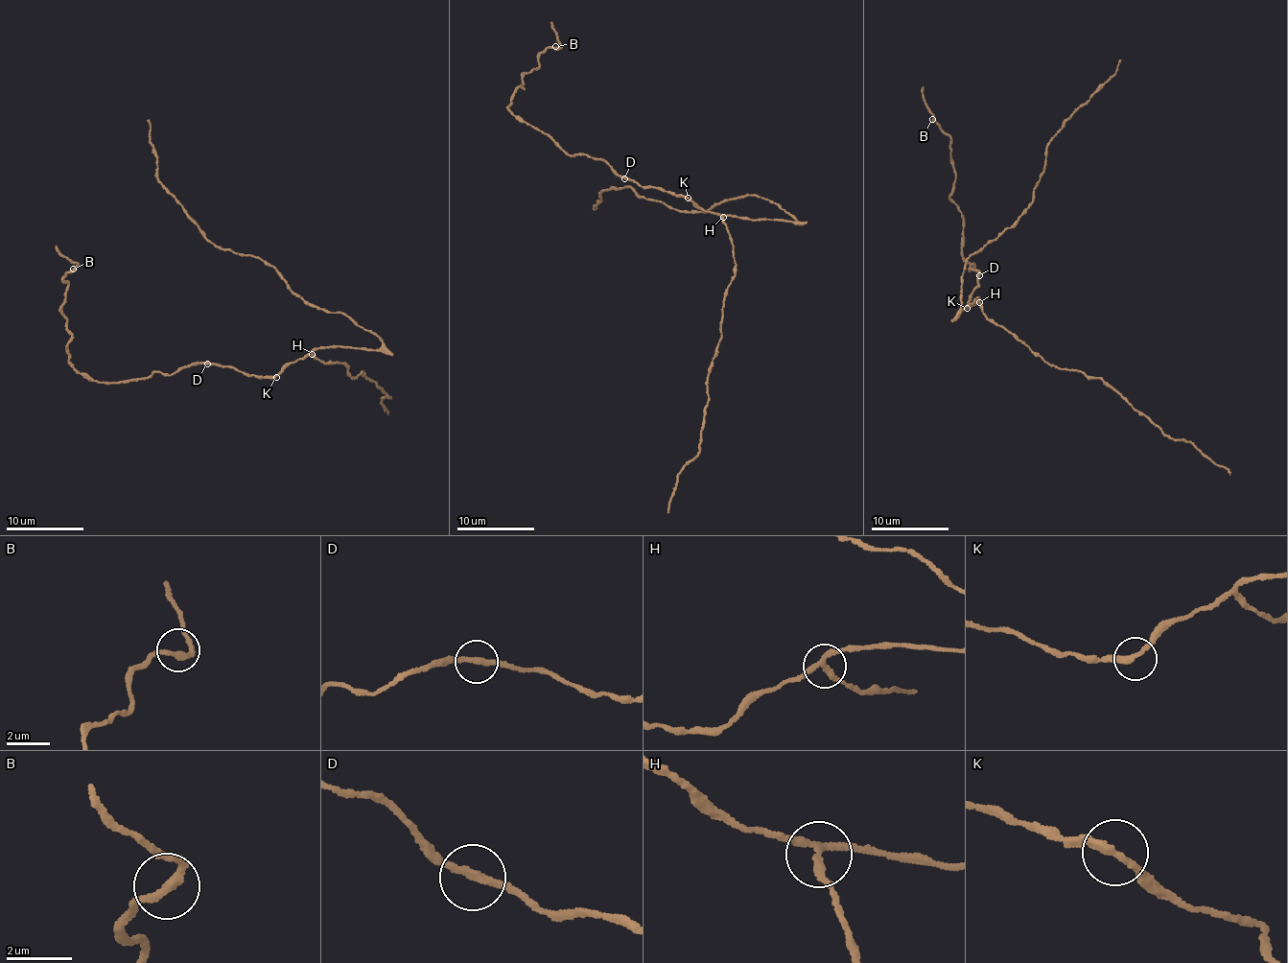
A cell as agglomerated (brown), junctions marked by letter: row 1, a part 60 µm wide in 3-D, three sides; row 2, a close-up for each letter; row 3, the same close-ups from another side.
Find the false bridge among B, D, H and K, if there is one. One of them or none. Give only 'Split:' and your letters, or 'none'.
Split: none

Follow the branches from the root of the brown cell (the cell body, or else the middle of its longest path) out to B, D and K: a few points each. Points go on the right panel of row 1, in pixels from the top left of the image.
B: (977, 298), (967, 307), (981, 273), (962, 255), (950, 137), (932, 119)
D: (977, 298), (978, 302), (967, 307), (971, 293), (980, 285), (979, 275)
K: (977, 298), (978, 302), (967, 308)

